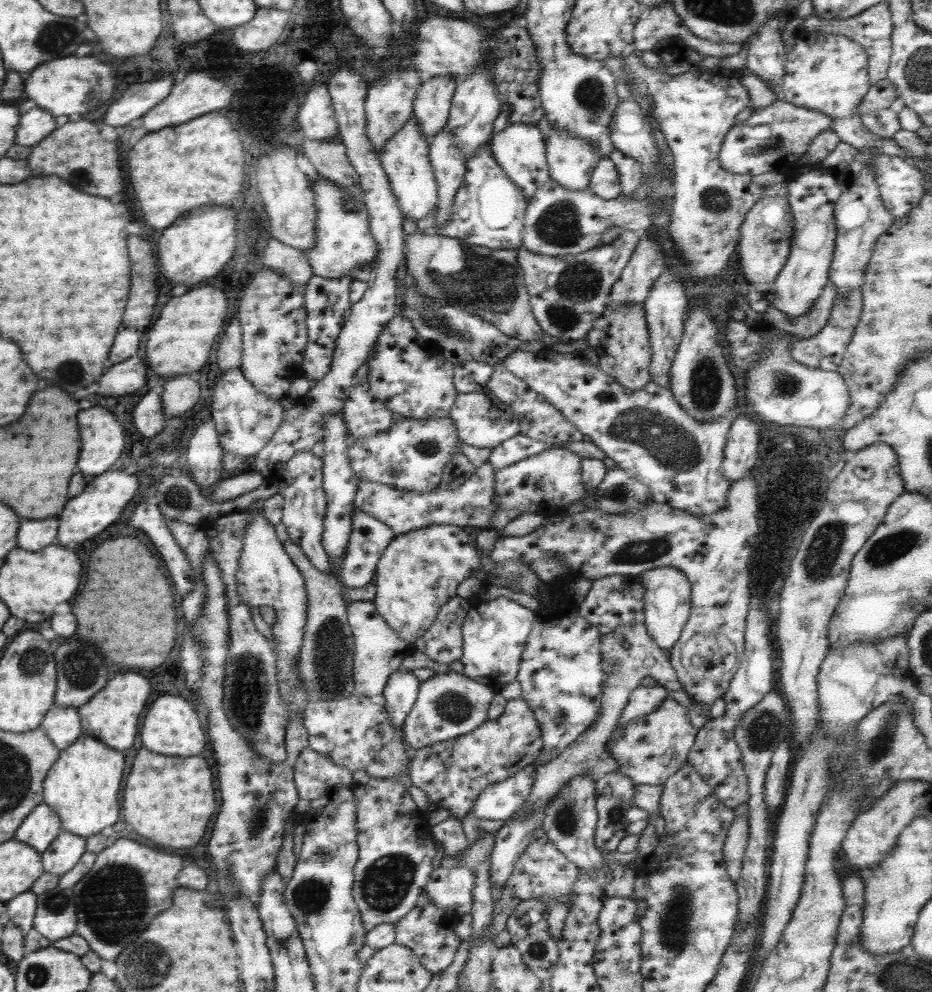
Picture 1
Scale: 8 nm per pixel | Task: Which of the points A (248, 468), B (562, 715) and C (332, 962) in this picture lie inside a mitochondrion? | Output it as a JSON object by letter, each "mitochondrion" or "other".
{"A":"other","B":"mitochondrion","C":"other"}

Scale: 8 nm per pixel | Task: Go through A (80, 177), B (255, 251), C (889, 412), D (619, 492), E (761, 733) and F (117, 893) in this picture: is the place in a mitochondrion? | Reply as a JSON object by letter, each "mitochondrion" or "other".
{"A":"other","B":"other","C":"other","D":"mitochondrion","E":"mitochondrion","F":"mitochondrion"}

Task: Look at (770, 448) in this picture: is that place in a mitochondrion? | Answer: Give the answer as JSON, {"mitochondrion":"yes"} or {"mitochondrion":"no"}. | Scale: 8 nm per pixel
{"mitochondrion":"no"}

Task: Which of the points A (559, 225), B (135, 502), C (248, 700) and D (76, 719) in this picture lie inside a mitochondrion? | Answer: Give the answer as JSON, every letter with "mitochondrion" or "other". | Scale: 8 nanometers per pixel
{"A":"mitochondrion","B":"other","C":"mitochondrion","D":"other"}

